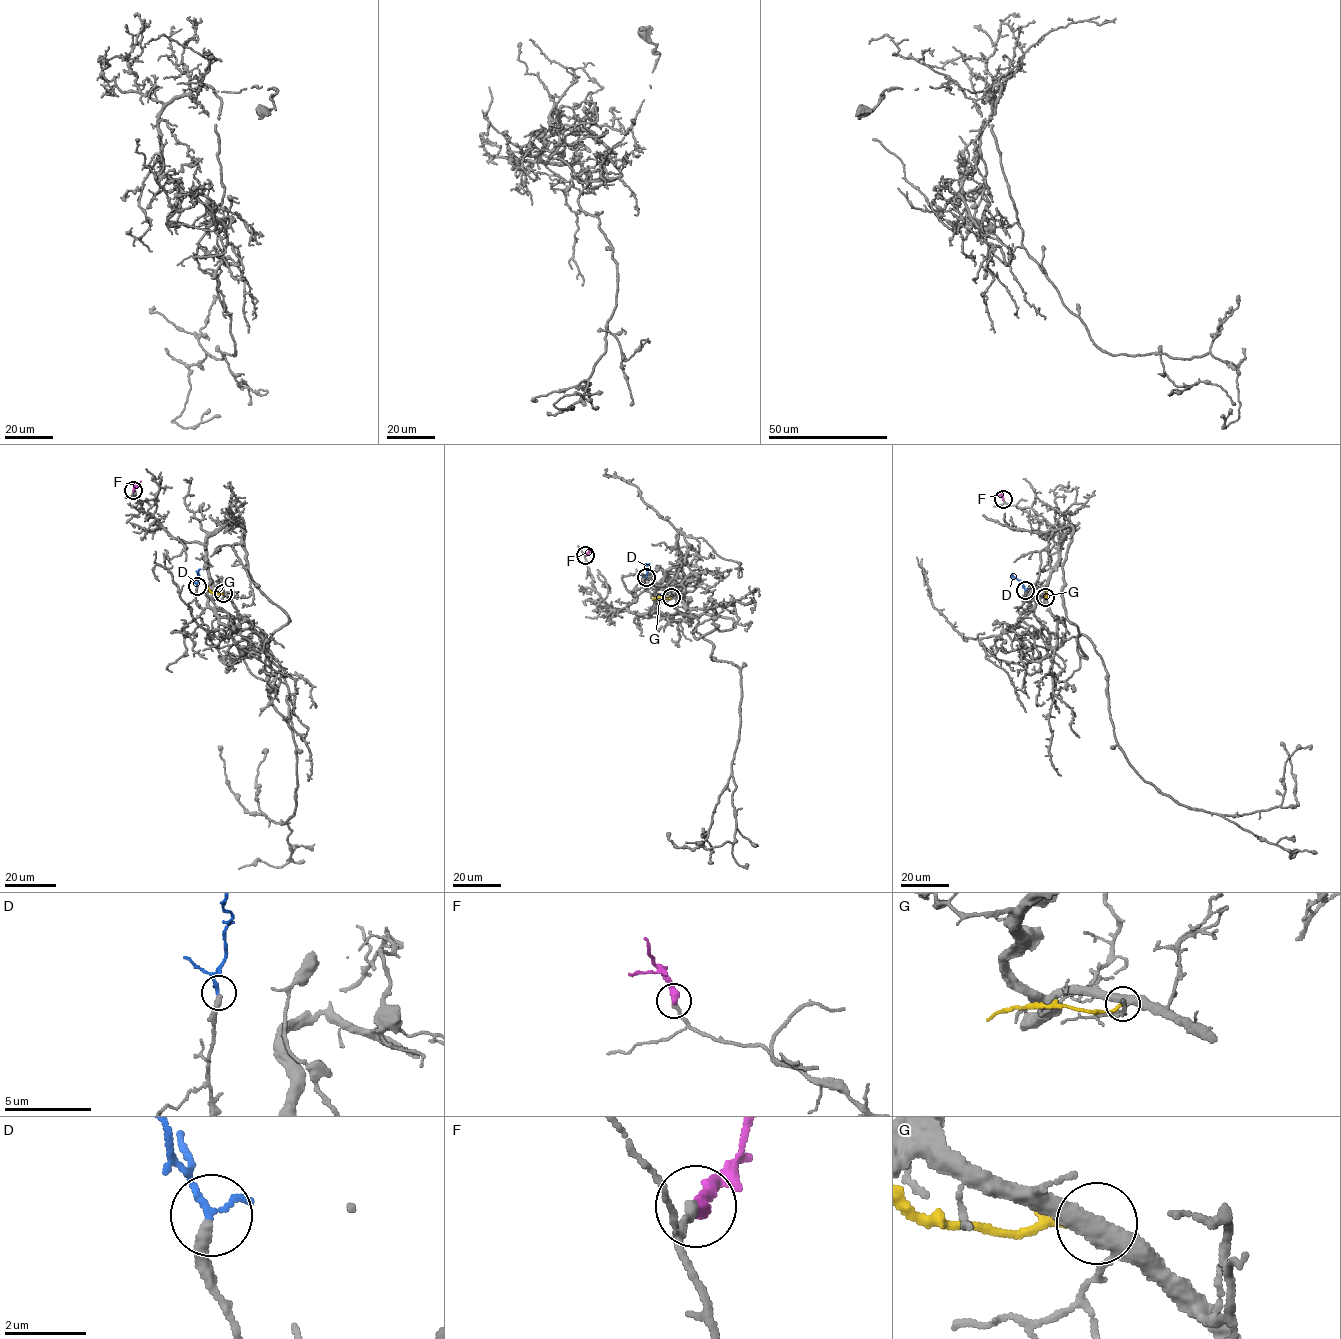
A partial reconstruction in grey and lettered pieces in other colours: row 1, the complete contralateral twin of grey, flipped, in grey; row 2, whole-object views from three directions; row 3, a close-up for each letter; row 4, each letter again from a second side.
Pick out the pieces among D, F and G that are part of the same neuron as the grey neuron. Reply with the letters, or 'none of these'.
D, F

